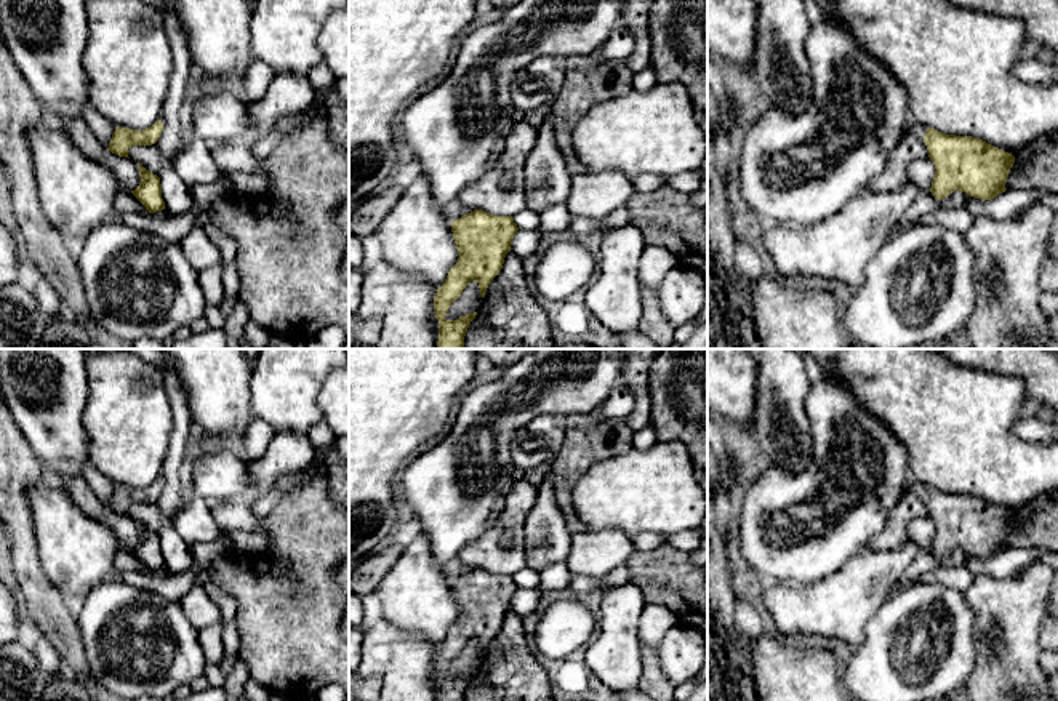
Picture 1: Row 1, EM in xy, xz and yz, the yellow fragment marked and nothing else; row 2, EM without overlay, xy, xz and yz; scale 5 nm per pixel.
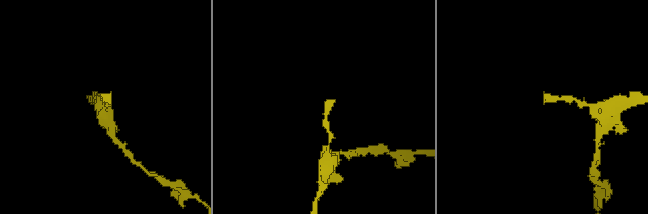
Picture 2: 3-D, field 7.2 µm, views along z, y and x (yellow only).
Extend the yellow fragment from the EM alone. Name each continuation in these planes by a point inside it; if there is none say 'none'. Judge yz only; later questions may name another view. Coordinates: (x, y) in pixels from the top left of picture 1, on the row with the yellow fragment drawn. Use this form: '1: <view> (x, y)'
1: yz (913, 127)

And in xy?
none

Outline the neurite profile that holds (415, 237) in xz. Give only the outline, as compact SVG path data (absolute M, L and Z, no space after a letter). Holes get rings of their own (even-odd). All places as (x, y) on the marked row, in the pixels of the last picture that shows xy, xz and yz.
M423 174L403 190L373 237L381 243L384 261L418 274L435 290L459 258L451 221L442 214Z

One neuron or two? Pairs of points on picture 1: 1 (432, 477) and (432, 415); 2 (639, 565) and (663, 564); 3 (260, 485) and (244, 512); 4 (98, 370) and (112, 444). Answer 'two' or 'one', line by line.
1: two
2: one
3: one
4: one

